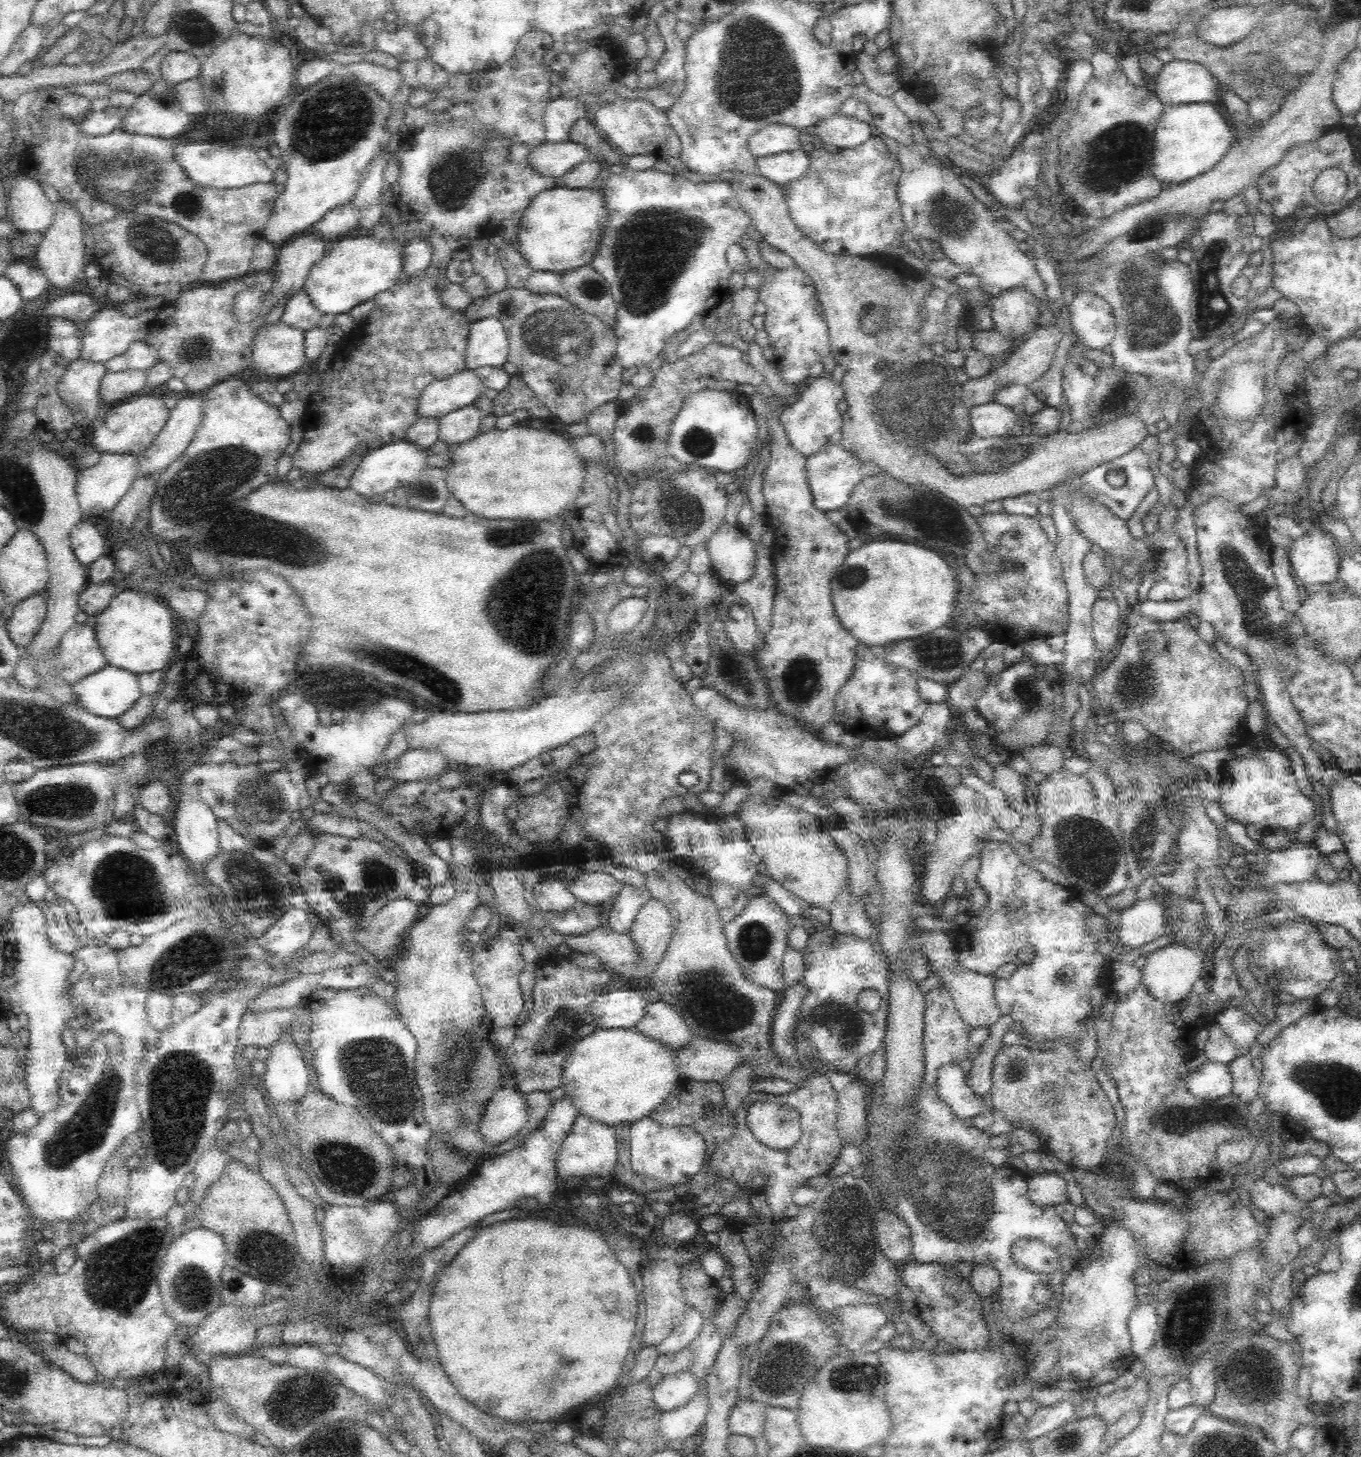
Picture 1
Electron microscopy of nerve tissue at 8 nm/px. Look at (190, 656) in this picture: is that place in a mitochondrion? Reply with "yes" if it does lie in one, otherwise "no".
no

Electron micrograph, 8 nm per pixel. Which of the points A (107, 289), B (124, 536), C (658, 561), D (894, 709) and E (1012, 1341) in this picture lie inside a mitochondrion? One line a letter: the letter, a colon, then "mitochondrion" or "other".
A: other
B: other
C: other
D: other
E: other

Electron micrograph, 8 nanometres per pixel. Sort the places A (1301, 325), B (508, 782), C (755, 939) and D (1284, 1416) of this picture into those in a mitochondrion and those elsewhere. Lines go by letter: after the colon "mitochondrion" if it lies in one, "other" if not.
A: other
B: other
C: mitochondrion
D: other

